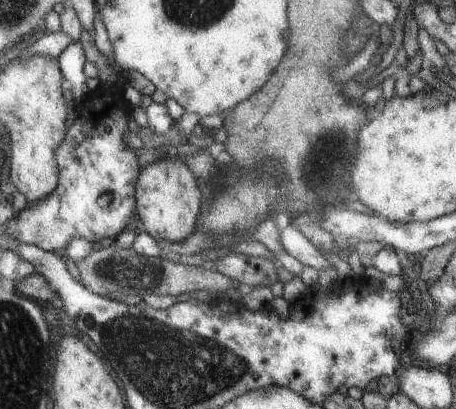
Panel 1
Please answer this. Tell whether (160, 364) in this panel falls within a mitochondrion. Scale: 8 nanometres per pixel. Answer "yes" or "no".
yes

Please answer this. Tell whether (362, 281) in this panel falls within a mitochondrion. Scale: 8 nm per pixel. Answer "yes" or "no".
no

